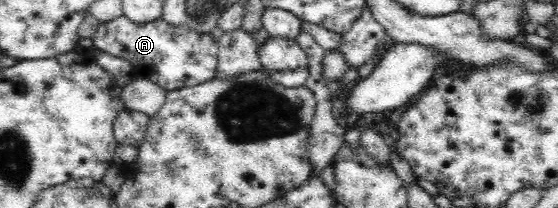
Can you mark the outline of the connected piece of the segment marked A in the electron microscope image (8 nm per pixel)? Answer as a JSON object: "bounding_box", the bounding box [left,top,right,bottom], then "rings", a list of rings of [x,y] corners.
{"bounding_box":[92,16,217,91],"rings":[[[120,16],[112,22],[100,23],[92,39],[93,46],[98,50],[108,52],[112,56],[120,56],[120,58],[130,62],[134,67],[132,70],[133,79],[148,78],[167,91],[196,86],[214,79],[214,71],[217,65],[217,41],[214,41],[210,34],[198,34],[190,30],[188,26],[168,26],[161,18],[144,25],[138,25],[130,22],[125,16]]]}

